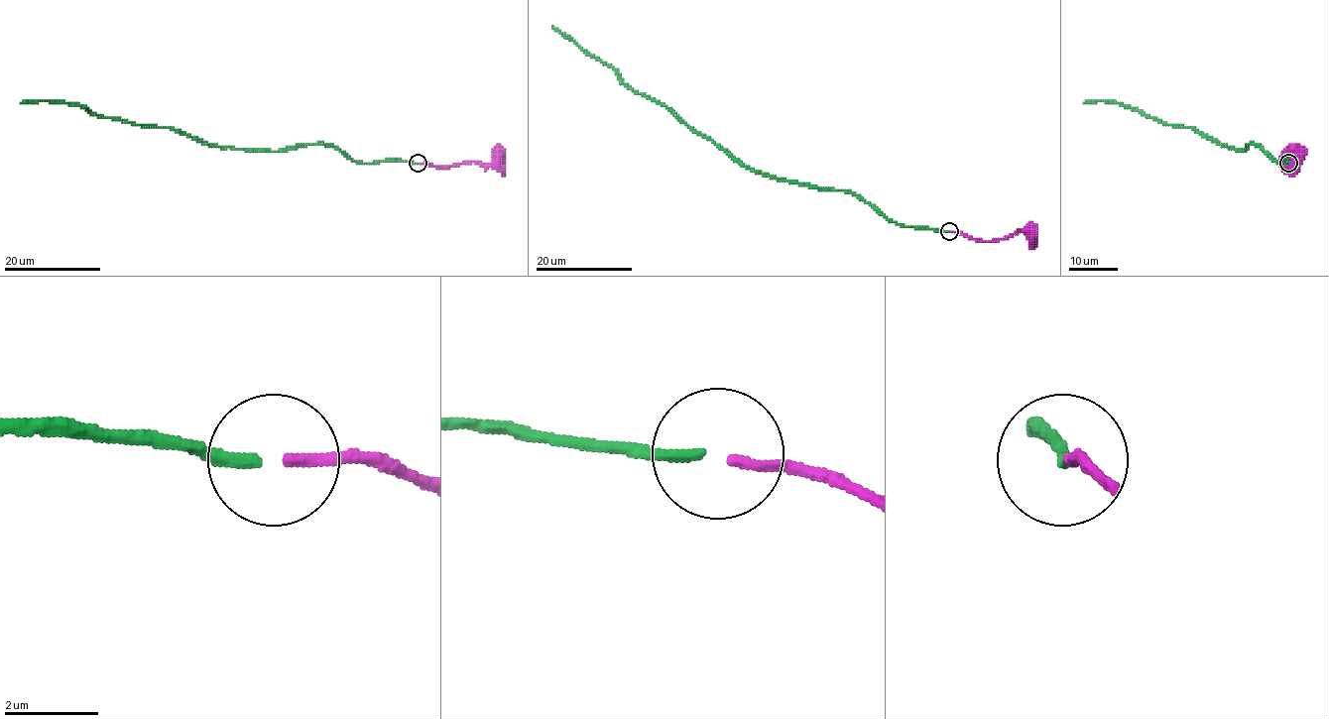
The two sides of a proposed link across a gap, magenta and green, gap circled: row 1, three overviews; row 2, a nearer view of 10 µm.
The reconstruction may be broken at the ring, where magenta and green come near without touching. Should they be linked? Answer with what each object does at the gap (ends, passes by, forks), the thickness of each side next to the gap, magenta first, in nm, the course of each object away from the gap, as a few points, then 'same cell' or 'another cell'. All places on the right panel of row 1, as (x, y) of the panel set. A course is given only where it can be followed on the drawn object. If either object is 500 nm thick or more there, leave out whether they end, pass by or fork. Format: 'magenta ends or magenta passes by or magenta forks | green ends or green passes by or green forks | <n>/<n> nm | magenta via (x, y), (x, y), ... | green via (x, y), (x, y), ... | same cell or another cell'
magenta ends | green ends | 240/240 nm | magenta via (1288, 163), (1298, 166), (1296, 162), (1288, 166), (1283, 159), (1286, 157) | green via (1288, 163), (1280, 163), (1253, 144), (1243, 151), (1236, 150), (1193, 128), (1164, 124), (1123, 105), (1085, 102) | same cell

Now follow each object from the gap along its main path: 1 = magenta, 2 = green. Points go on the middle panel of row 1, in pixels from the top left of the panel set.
1: (951, 231), (991, 240), (1007, 238), (1024, 231), (1026, 226), (1028, 228)
2: (948, 231), (893, 222), (854, 194), (798, 184), (742, 166), (664, 106), (633, 91), (608, 65), (551, 28)

